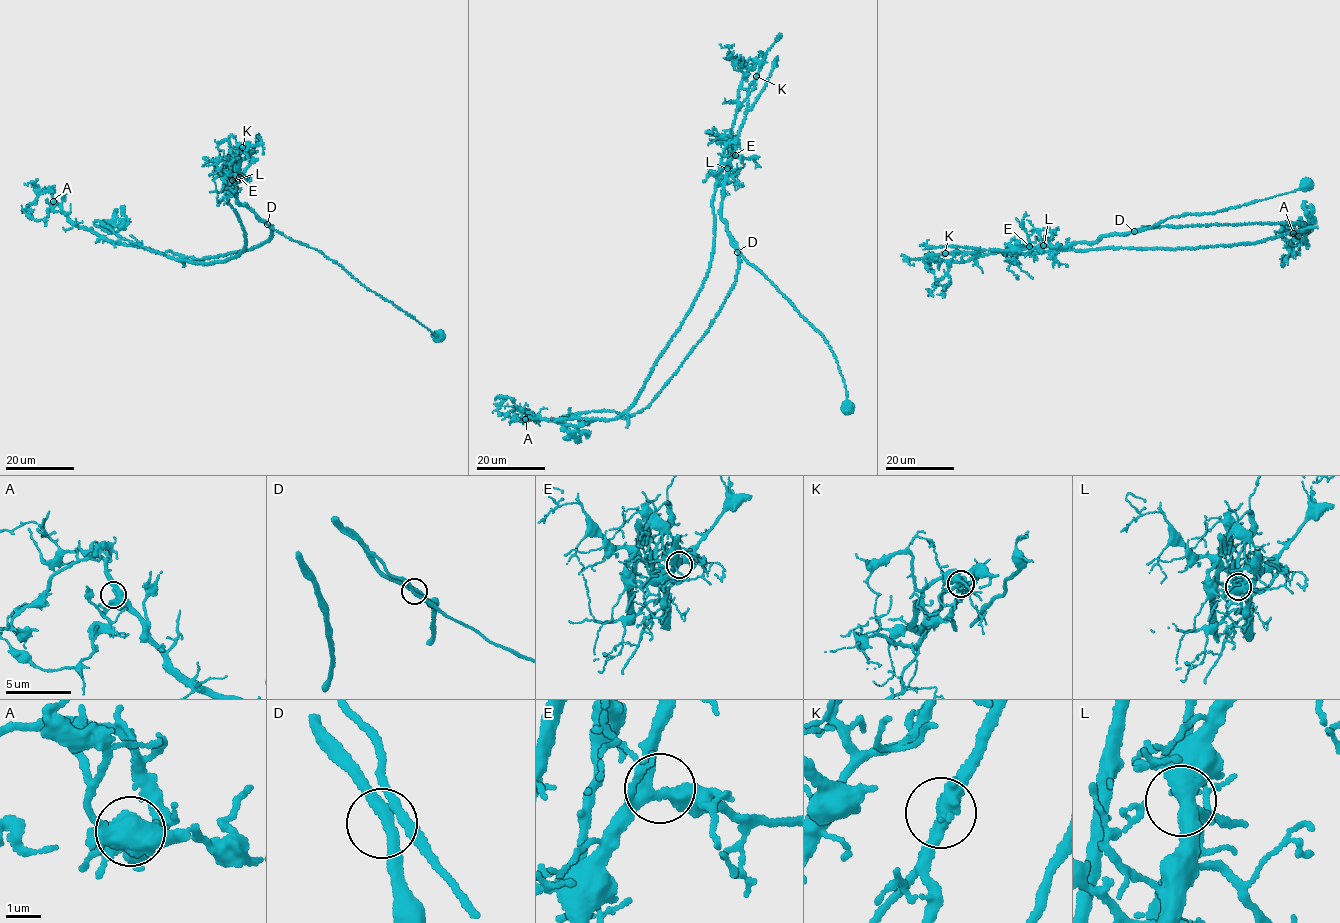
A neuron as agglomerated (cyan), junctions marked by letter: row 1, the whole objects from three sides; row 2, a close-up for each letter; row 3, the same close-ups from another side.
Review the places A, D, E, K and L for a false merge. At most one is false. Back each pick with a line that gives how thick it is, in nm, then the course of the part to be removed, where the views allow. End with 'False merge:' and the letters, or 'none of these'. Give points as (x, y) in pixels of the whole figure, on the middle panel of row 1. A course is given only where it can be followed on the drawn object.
K: 480 nm thick; foreign part runs (756, 76), (721, 159), (706, 278), (632, 404), (611, 419), (526, 421), (520, 408), (499, 413), (506, 399)
False merge: K

